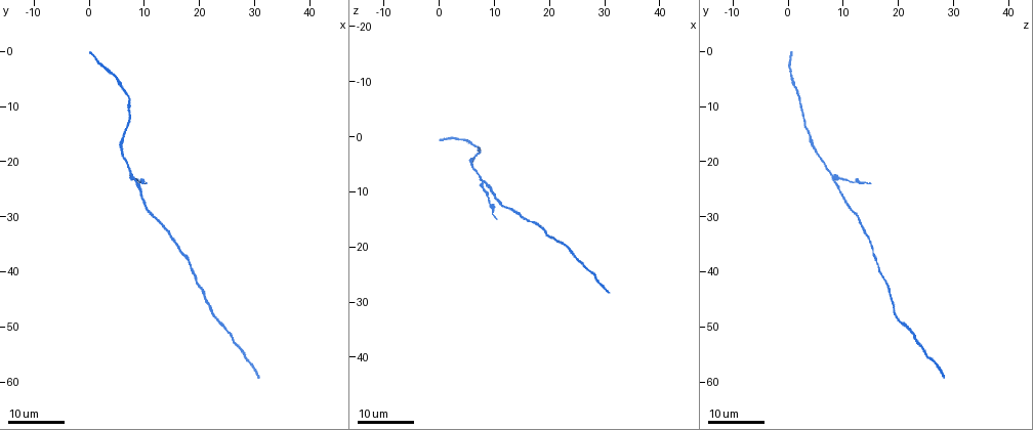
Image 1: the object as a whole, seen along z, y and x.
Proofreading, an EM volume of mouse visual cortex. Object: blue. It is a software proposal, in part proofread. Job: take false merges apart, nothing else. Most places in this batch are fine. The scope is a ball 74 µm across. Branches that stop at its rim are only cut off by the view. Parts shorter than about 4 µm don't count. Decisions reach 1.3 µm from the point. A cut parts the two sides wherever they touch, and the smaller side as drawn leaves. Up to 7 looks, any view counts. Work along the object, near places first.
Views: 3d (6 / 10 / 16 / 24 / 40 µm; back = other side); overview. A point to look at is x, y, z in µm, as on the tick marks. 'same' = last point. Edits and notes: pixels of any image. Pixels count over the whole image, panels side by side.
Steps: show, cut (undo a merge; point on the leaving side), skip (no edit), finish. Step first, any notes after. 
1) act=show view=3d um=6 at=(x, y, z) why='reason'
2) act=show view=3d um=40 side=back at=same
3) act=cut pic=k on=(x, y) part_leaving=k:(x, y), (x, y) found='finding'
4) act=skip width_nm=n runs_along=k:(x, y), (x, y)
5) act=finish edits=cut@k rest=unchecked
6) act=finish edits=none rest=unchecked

act=show view=3d um=24 at=(7.5, 23.0, 8.0) why='two arms in line, one across'

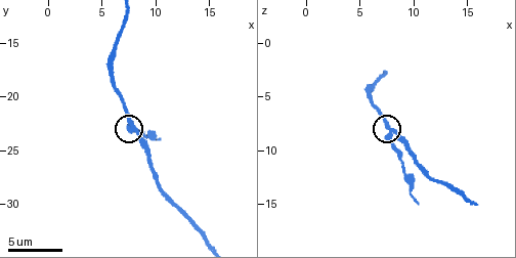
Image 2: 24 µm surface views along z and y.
act=show view=3d um=10 at=(7.8, 22.6, 8.4)

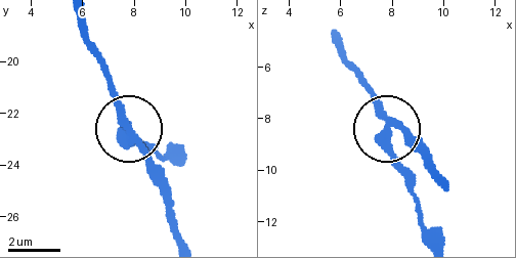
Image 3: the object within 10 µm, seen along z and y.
act=cut pic=3 on=(395, 165) arms=3 part_leaving=3:(387, 125), (387, 149), (409, 189), (420, 235) found='two cells meet here'

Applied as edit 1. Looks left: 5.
act=show view=overview why='redraw'

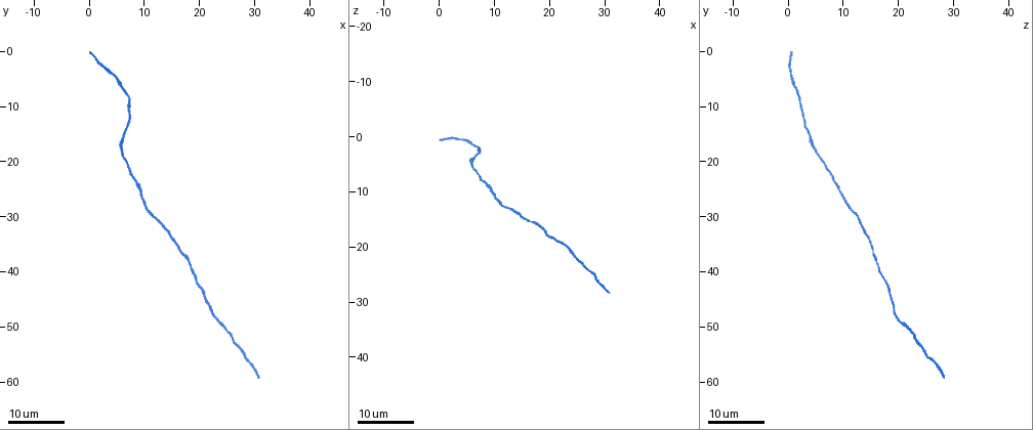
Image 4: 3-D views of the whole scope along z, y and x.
act=show view=3d um=16 at=(5.5, 17.5, 4.5) why='thick turns thin'

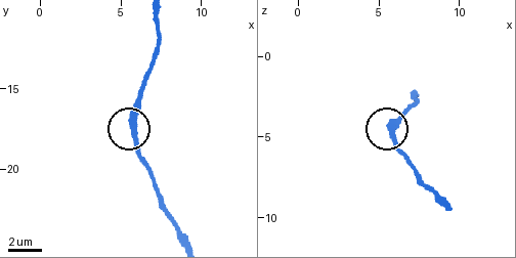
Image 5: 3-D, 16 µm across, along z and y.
act=show view=3d um=6 at=(5.8, 17.9, 5.0)

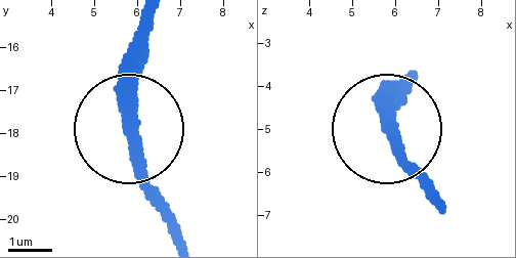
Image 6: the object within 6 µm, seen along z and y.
act=skip runs_along=6:(182, 233), (127, 124), (134, 40) found='all the same cell'

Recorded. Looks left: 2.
act=show view=3d um=16 at=(4.0, 4.5, 1.0) why='thin neck'

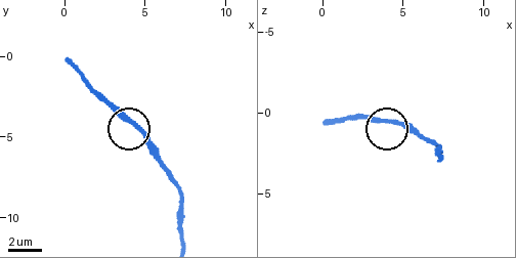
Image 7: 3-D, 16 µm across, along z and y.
act=show view=3d um=10 at=(4.1, 4.0, 0.6) why='closer look'

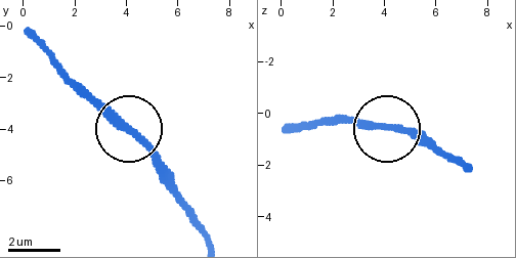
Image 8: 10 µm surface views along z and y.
act=skip runs_along=8:(209, 240), (152, 147), (81, 84) found='one cell here'

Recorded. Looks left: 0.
act=finish edits=cut@3 rest=unchecked

